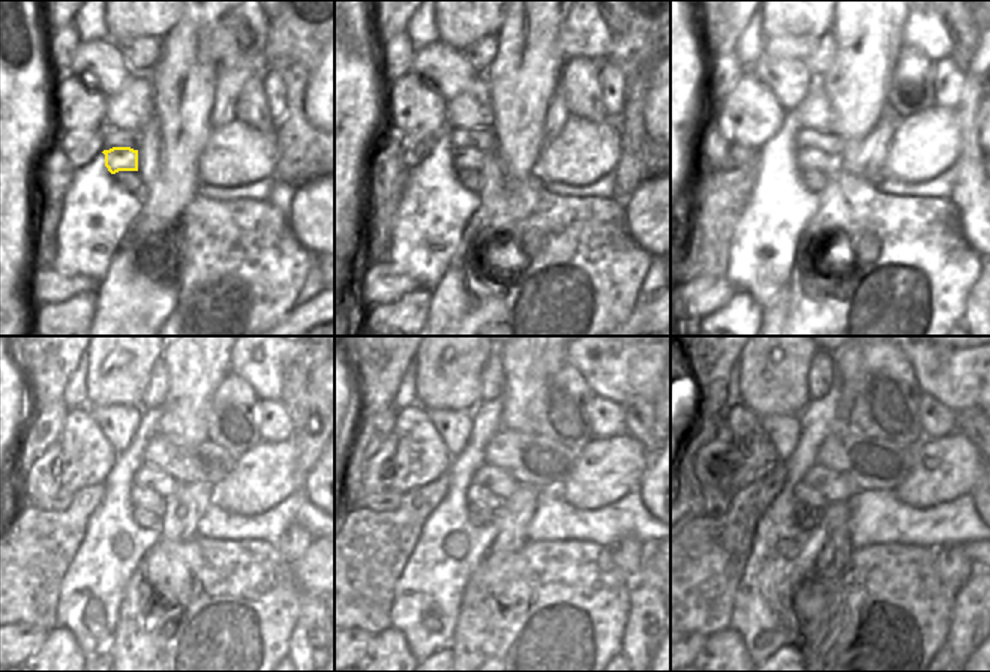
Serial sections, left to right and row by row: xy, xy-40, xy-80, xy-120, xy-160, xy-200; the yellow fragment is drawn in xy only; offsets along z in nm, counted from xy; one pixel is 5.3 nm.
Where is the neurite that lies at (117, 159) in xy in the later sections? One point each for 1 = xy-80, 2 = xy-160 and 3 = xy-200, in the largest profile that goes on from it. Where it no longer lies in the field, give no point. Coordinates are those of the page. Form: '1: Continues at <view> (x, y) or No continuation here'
1: Continues at xy-80 (809, 159)
2: Continues at xy-160 (477, 494)
3: Continues at xy-200 (815, 495).

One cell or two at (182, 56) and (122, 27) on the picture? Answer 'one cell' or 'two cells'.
two cells

